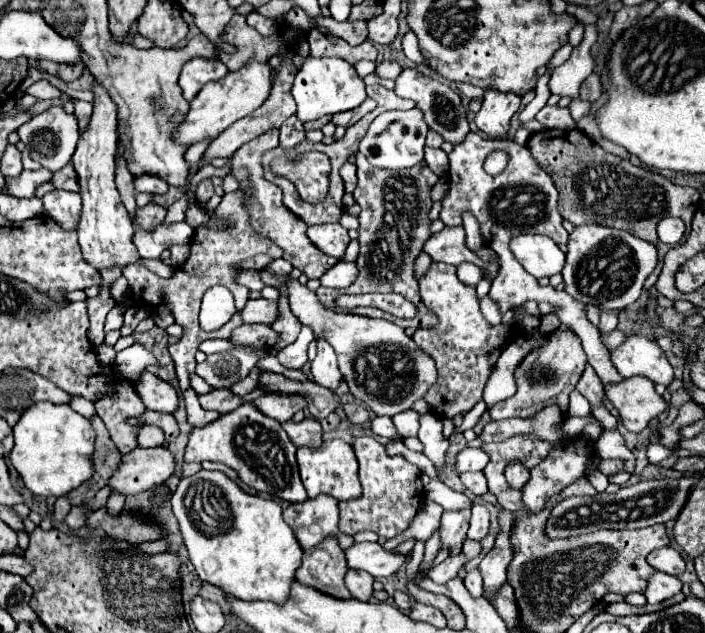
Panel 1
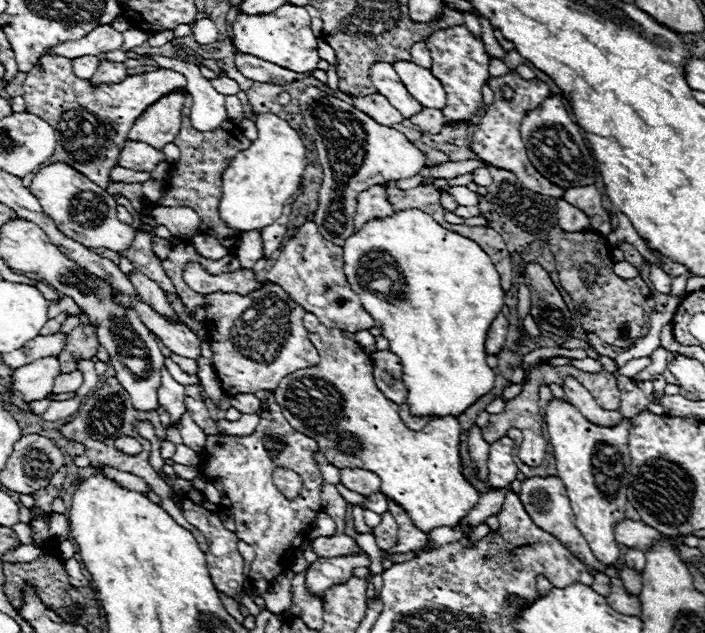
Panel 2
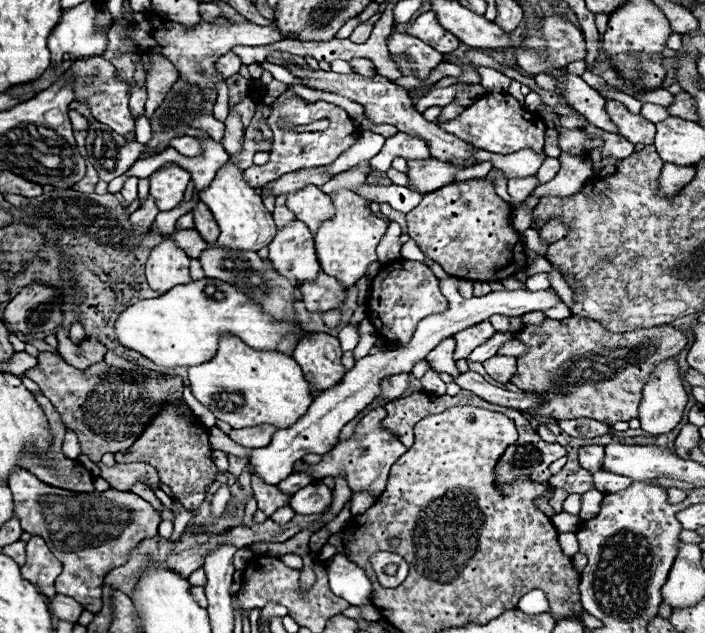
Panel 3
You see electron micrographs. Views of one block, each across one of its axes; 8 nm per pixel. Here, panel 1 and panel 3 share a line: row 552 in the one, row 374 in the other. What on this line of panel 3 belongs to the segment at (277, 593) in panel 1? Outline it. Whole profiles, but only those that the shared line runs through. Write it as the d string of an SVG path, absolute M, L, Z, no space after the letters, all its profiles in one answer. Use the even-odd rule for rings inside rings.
M222 336L218 354L210 362L188 368L188 380L196 400L208 406L218 420L228 422L232 428L252 428L260 424L272 424L278 430L290 428L294 422L298 422L300 416L306 414L314 400L310 386L302 376L302 370L290 356L284 356L280 352L258 352L242 344L242 340L236 340L234 336Z

